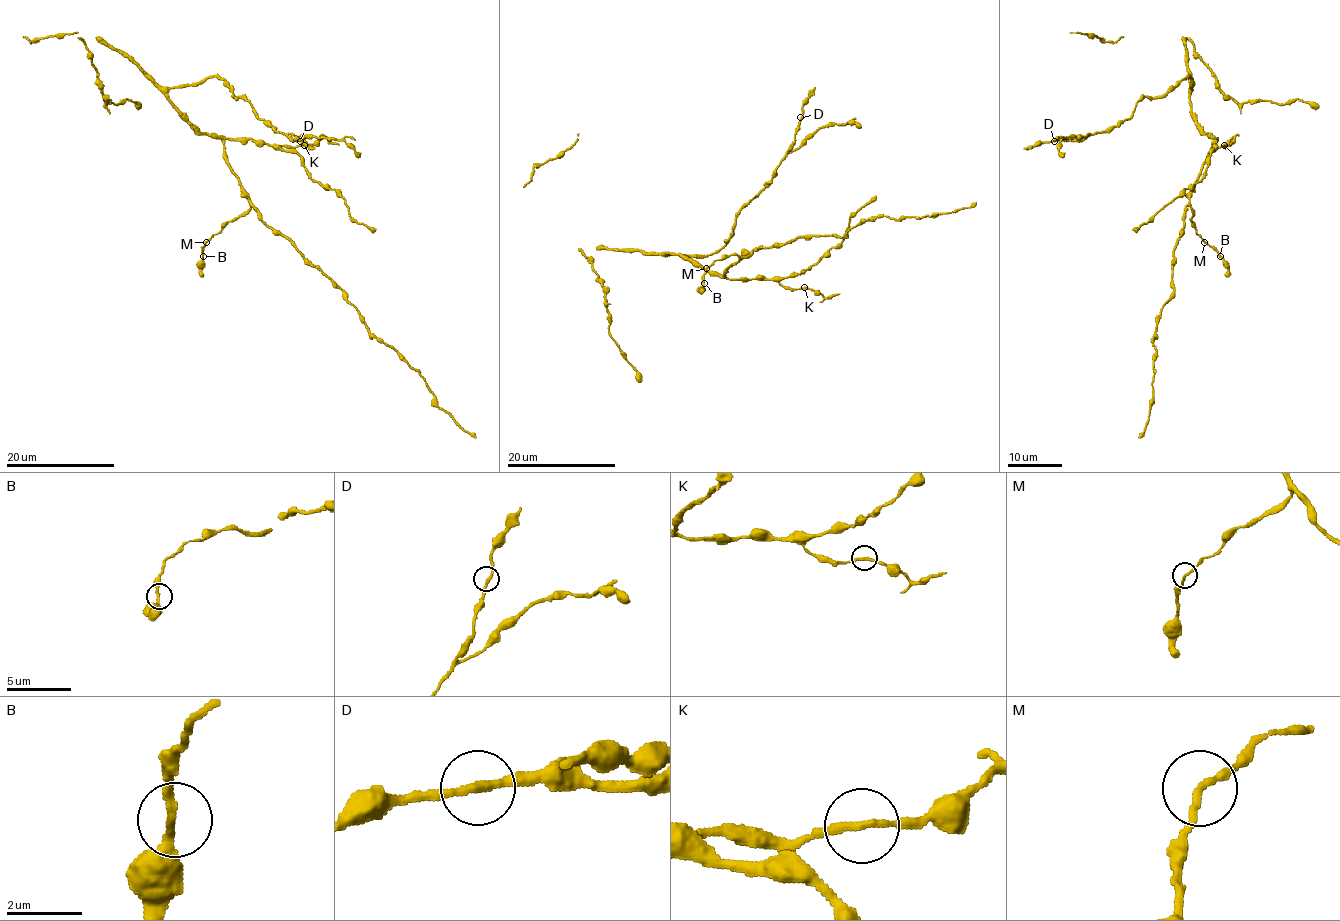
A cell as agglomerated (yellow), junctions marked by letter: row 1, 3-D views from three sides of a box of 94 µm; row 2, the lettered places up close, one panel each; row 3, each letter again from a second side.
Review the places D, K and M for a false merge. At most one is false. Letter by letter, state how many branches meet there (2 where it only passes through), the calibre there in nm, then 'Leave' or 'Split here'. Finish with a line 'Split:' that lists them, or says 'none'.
D: Branches: 2. Thickness 200 nm. Leave
K: Branches: 2. Thickness 200 nm. Leave
M: Branches: 2. Thickness 170 nm. Leave
Split: none

